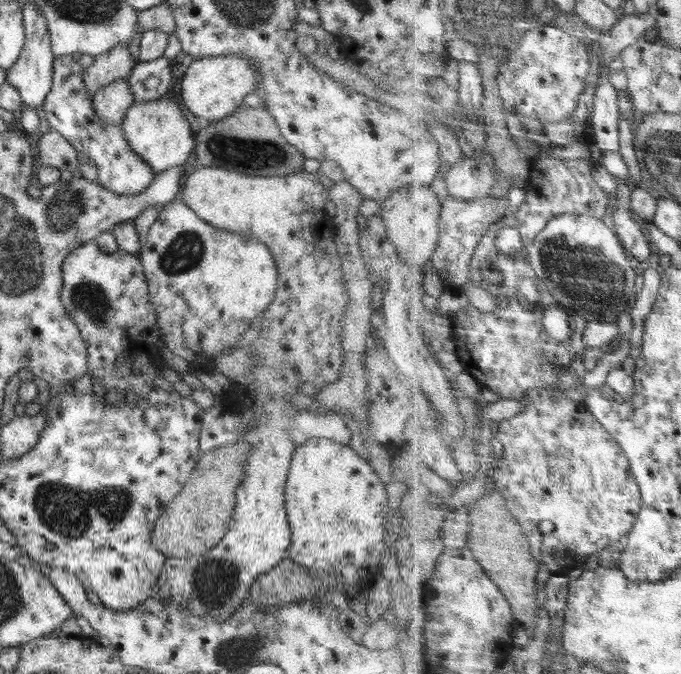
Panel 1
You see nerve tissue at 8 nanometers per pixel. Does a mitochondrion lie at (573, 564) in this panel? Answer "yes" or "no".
no

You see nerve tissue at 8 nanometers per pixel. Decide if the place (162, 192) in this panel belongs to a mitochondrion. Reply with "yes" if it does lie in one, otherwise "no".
no

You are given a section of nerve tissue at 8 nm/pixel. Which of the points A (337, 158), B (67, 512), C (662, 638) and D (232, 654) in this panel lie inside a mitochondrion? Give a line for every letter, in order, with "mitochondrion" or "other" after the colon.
A: other
B: mitochondrion
C: other
D: mitochondrion

